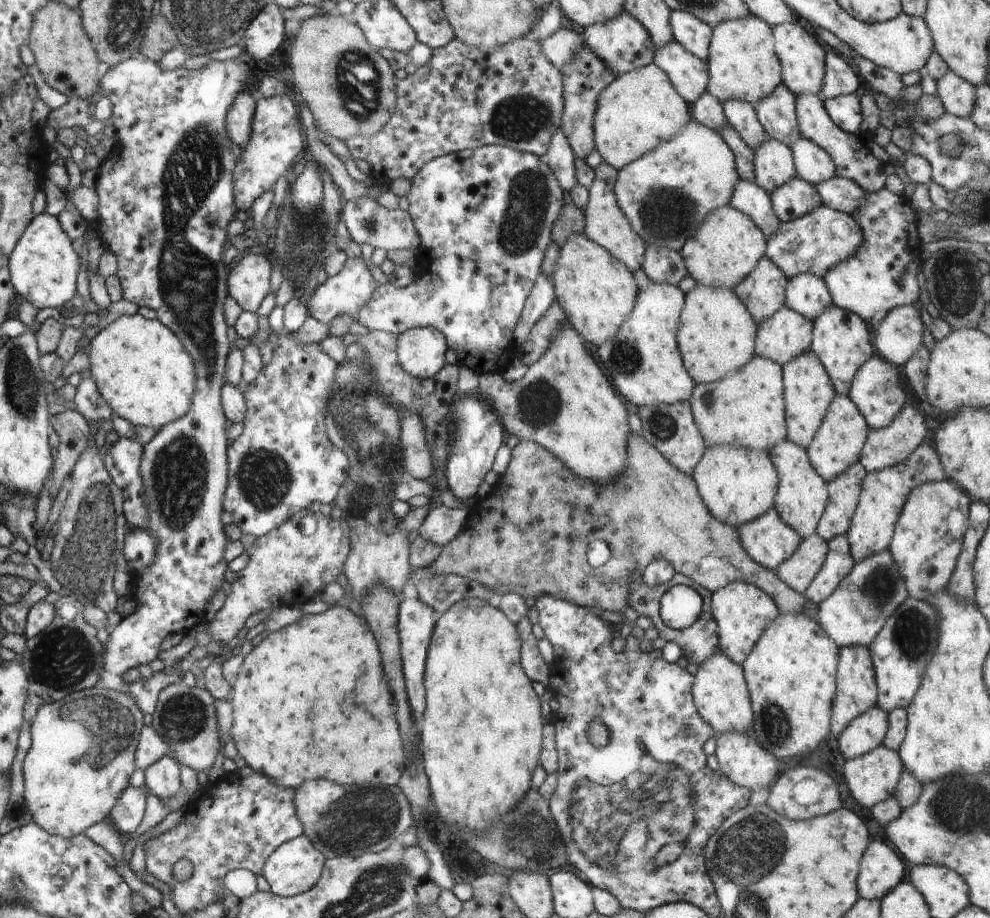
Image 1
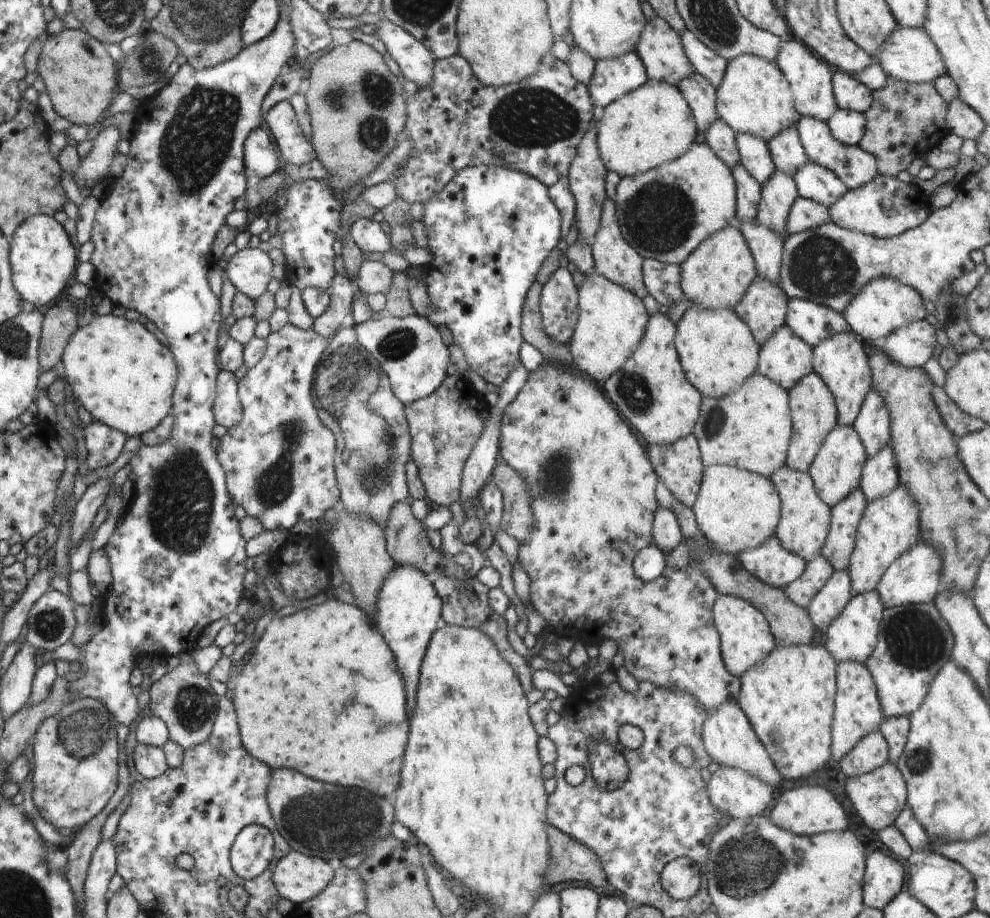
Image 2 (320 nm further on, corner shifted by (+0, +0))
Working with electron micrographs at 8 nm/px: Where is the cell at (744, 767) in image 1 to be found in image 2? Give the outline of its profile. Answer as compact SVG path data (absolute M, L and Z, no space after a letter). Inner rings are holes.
M720 767L707 782L710 802L732 818L753 818L762 814L775 798L776 790L768 782L742 770Z

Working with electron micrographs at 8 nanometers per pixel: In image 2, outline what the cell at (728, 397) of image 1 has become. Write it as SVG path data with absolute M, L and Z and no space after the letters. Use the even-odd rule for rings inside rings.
M756 372L748 376L736 392L730 392L720 398L702 397L700 416L694 426L694 437L698 442L701 460L706 466L729 465L740 470L748 470L769 478L770 474L785 466L792 437L792 418L790 417L789 395L787 391L772 382L770 378Z

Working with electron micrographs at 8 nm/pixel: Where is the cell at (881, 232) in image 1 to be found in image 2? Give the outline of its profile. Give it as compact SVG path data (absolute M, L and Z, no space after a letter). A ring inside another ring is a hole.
M880 276L871 282L866 282L862 290L848 302L848 306L842 312L849 331L852 331L864 342L880 343L886 336L898 330L900 326L906 326L910 322L923 320L927 314L923 299L920 294L910 286L901 284L894 278Z

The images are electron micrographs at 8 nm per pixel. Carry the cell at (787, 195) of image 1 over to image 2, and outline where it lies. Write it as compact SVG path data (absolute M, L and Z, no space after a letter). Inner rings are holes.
M798 196L794 204L792 204L786 220L786 234L799 234L804 230L816 228L816 226L828 222L831 222L828 207L818 204L814 200Z

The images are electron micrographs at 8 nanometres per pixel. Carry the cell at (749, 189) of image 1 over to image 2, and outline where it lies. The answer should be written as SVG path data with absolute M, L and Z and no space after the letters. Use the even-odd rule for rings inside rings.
M750 220L740 222L738 228L754 258L757 276L779 284L783 239L770 228Z

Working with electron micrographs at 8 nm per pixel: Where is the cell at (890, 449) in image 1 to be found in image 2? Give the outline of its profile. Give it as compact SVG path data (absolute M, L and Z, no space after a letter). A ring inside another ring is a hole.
M890 442L872 458L867 458L862 466L859 488L867 502L890 494L900 485L900 474L896 465L896 454Z

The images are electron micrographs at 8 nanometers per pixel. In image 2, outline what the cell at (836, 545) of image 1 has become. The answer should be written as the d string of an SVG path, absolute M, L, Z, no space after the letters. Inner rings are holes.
M833 570L828 582L808 604L807 612L817 630L826 631L854 595L848 570Z

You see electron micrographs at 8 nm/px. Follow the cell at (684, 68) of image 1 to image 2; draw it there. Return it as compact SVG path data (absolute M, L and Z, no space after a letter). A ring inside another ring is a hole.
M692 72L692 76L678 82L677 88L692 112L697 131L704 133L719 118L715 87L698 72Z

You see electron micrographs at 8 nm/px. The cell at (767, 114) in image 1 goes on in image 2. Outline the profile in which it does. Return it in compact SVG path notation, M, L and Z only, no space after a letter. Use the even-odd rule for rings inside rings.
M797 124L768 140L768 149L775 168L794 177L794 172L809 160L798 135Z

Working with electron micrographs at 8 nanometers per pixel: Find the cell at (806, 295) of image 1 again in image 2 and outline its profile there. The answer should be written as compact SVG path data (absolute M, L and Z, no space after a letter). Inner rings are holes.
M790 298L785 324L813 348L832 334L849 331L843 314L804 298Z

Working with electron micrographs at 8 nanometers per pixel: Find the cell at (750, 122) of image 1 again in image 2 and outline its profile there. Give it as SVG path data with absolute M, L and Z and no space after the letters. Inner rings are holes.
M742 132L736 133L735 138L740 156L739 163L748 170L748 174L752 174L752 178L756 178L756 182L762 187L762 184L768 182L768 178L771 178L776 170L768 143L760 136L742 134Z

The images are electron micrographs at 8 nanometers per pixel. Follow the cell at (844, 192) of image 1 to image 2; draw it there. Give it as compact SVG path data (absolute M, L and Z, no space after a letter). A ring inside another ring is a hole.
M878 175L869 184L856 189L849 189L829 207L831 222L840 226L878 236L889 238L899 236L906 230L920 226L930 216L930 200L912 183L904 184L897 177Z

